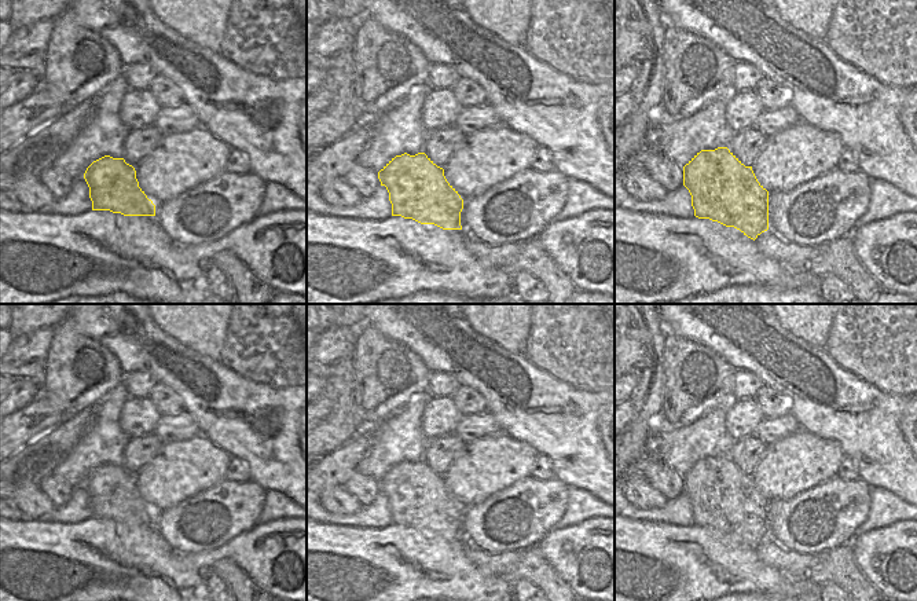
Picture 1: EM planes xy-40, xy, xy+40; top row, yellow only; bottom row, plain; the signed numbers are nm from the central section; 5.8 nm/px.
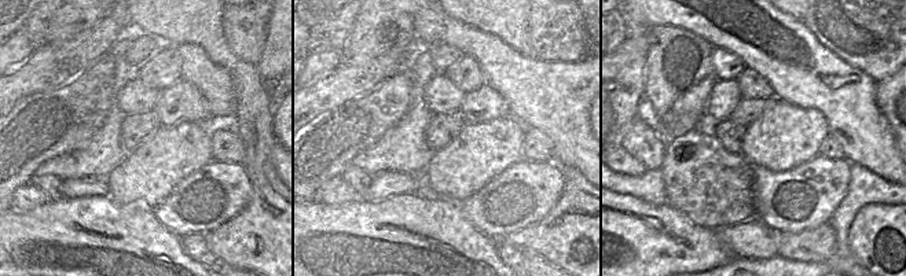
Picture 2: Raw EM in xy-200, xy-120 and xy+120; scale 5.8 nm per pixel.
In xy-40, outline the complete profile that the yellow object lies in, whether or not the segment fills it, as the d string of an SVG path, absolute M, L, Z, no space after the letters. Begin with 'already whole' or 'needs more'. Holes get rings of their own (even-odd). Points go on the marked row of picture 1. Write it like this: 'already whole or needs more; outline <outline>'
already whole; outline M104 155L93 161L84 179L89 187L92 210L124 216L155 216L155 205L139 187L136 171L124 158Z

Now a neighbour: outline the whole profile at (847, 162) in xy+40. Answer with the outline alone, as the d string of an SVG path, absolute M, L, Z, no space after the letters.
M844 150L840 154L837 169L841 172L859 172L857 157L850 150Z

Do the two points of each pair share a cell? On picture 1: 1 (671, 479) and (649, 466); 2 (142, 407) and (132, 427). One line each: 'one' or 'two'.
1: one
2: one

